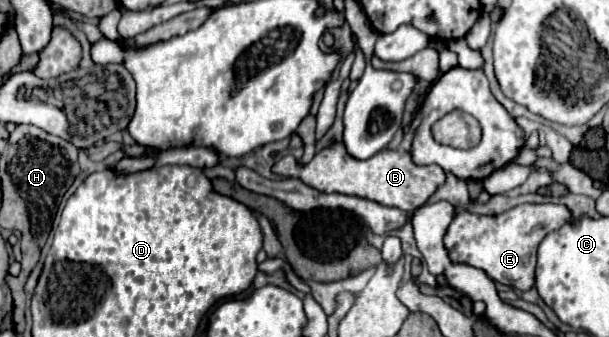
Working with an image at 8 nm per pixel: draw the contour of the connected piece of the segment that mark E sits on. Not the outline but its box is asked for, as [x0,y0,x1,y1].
[444,203,570,291]

